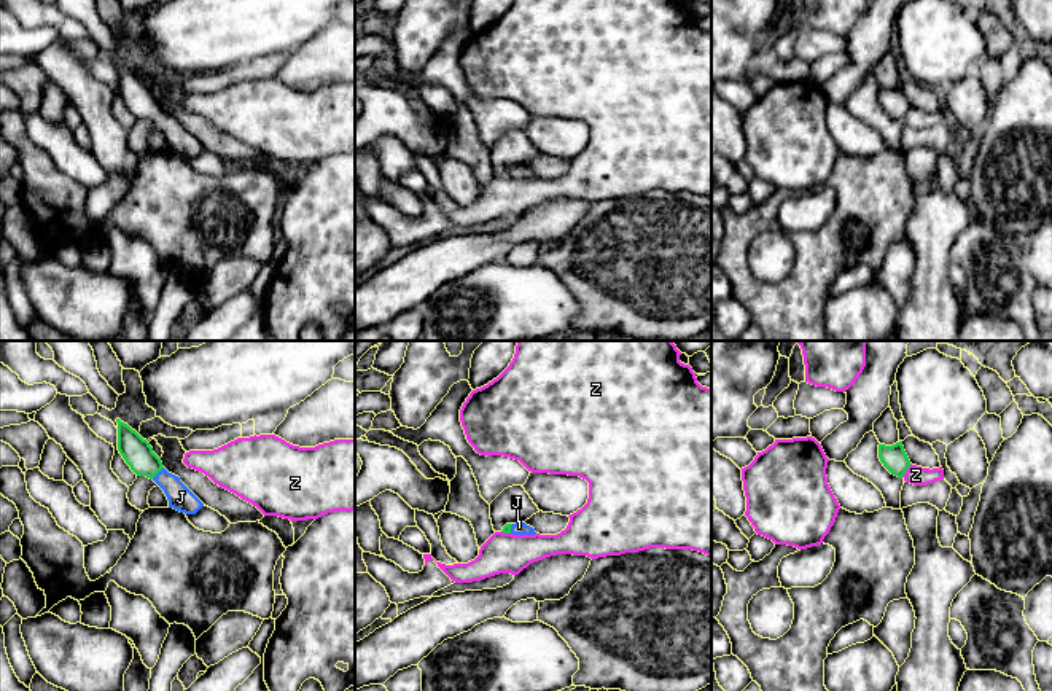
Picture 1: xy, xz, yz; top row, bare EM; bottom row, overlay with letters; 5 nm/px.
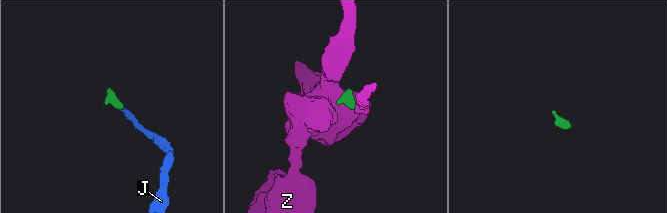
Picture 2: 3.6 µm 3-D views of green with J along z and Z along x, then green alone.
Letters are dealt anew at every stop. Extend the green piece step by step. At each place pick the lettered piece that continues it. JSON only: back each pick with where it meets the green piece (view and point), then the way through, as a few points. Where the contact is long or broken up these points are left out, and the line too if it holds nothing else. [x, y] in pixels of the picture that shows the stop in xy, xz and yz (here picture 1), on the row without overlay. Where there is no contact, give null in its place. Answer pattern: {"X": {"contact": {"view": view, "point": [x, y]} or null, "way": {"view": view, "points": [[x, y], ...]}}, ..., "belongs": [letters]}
{"J": {"contact": {"view": "xy", "point": [156, 117]}, "way": {"view": "xy", "points": [[137, 96], [156, 117], [180, 140]]}}, "belongs": ["J"]}

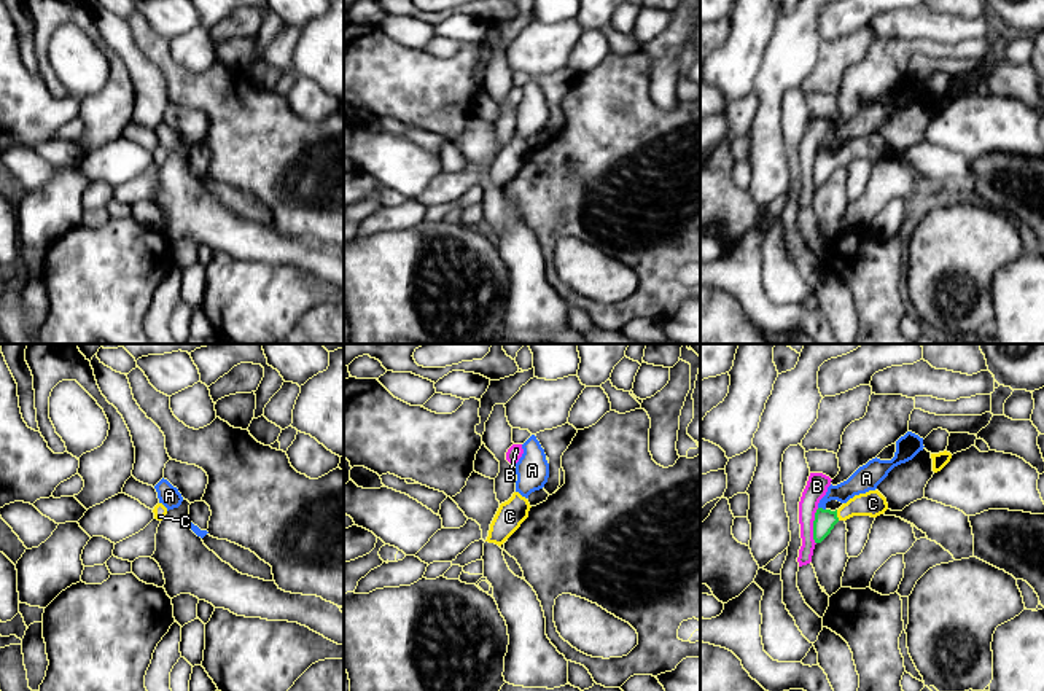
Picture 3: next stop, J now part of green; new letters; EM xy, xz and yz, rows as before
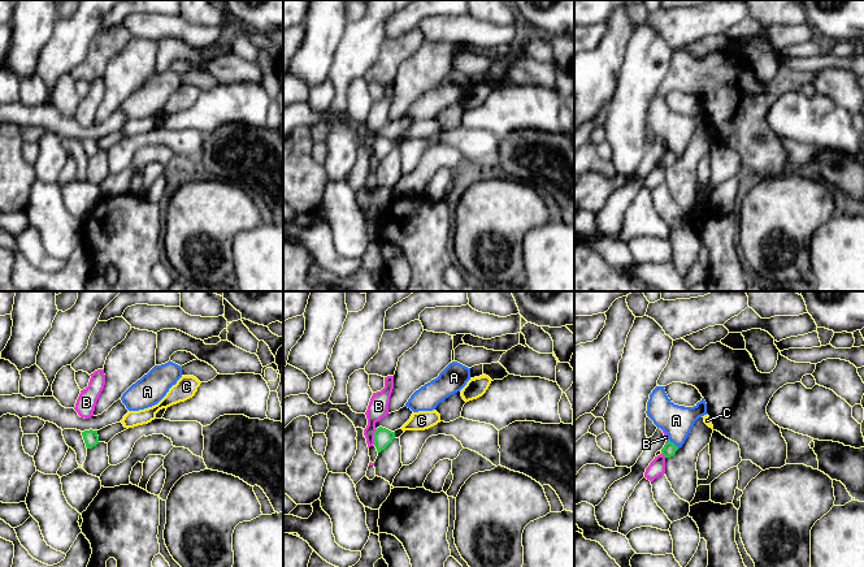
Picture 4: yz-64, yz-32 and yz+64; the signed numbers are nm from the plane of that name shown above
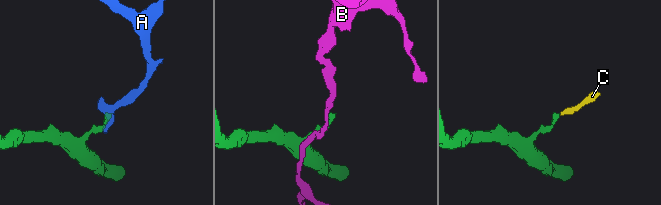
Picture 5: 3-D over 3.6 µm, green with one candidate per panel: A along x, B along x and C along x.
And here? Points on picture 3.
{"C": {"contact": {"view": "yz", "point": [836, 158]}, "way": {"view": "yz", "points": [[825, 163], [836, 158], [858, 148], [872, 147]]}}, "belongs": ["C"]}

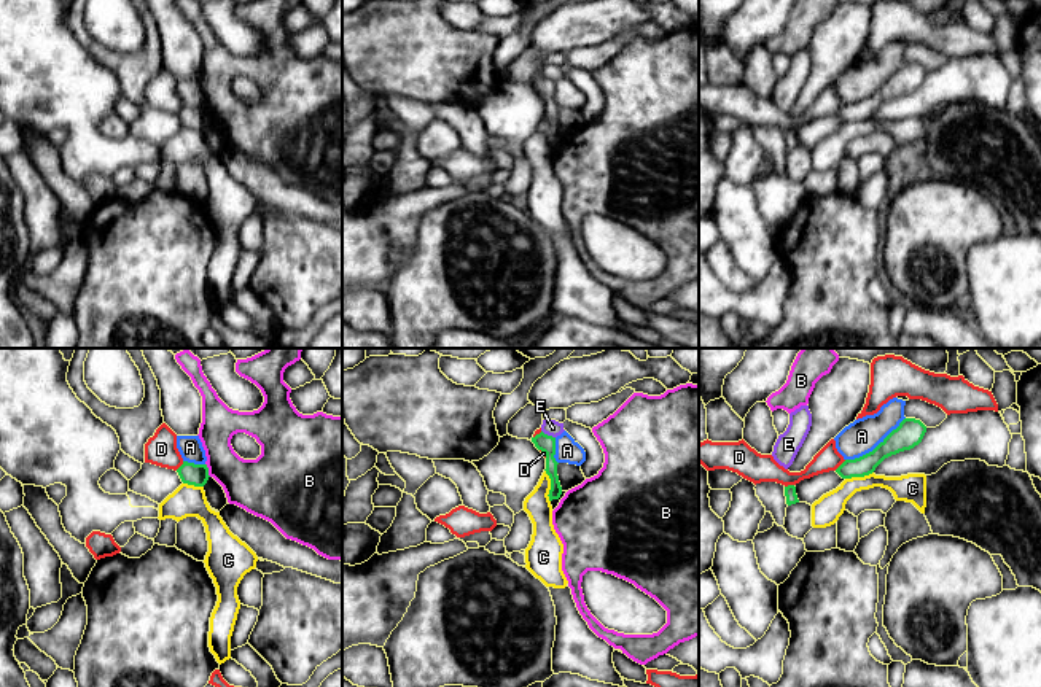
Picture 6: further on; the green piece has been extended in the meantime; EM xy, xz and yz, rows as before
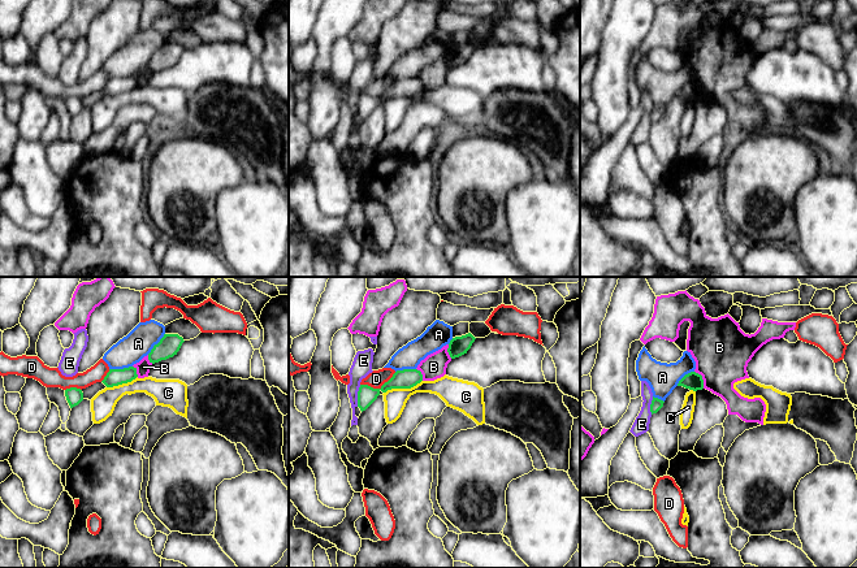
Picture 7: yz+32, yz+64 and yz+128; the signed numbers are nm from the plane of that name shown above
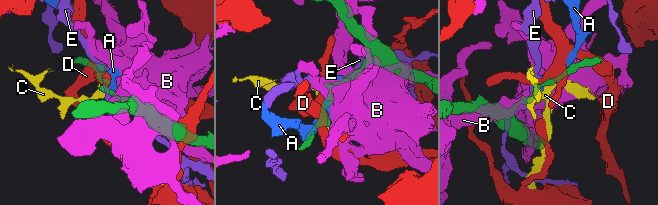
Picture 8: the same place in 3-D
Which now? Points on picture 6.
{"belongs": []}

